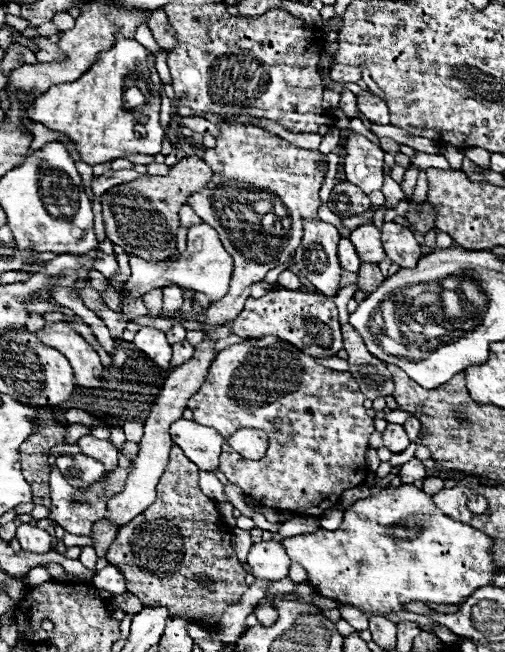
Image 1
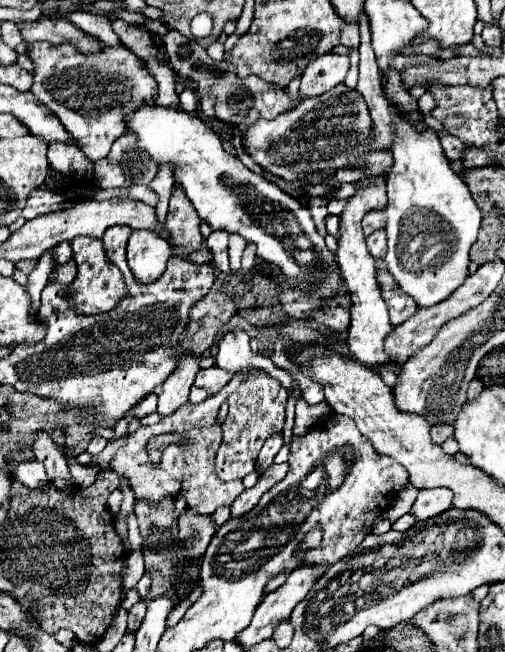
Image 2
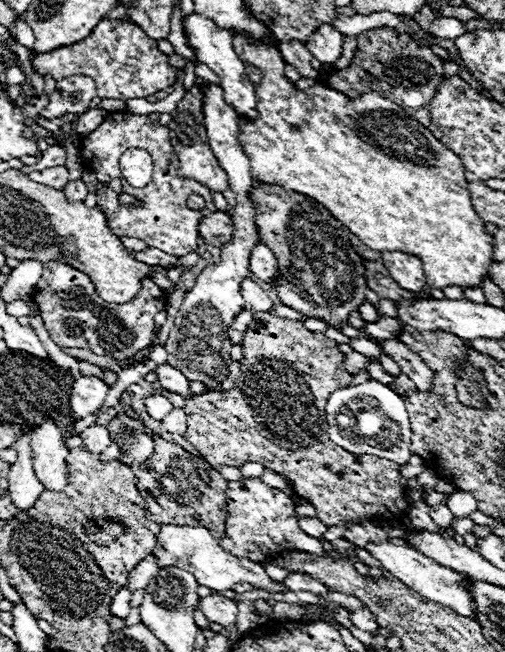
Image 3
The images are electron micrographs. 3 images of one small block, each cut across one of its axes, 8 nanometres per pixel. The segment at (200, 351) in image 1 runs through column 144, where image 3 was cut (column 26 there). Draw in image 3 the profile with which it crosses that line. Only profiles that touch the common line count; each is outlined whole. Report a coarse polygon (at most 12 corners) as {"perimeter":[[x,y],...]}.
{"perimeter":[[30,434],[12,444],[18,460],[10,466],[8,492],[20,512],[28,510],[44,490],[32,466]]}

